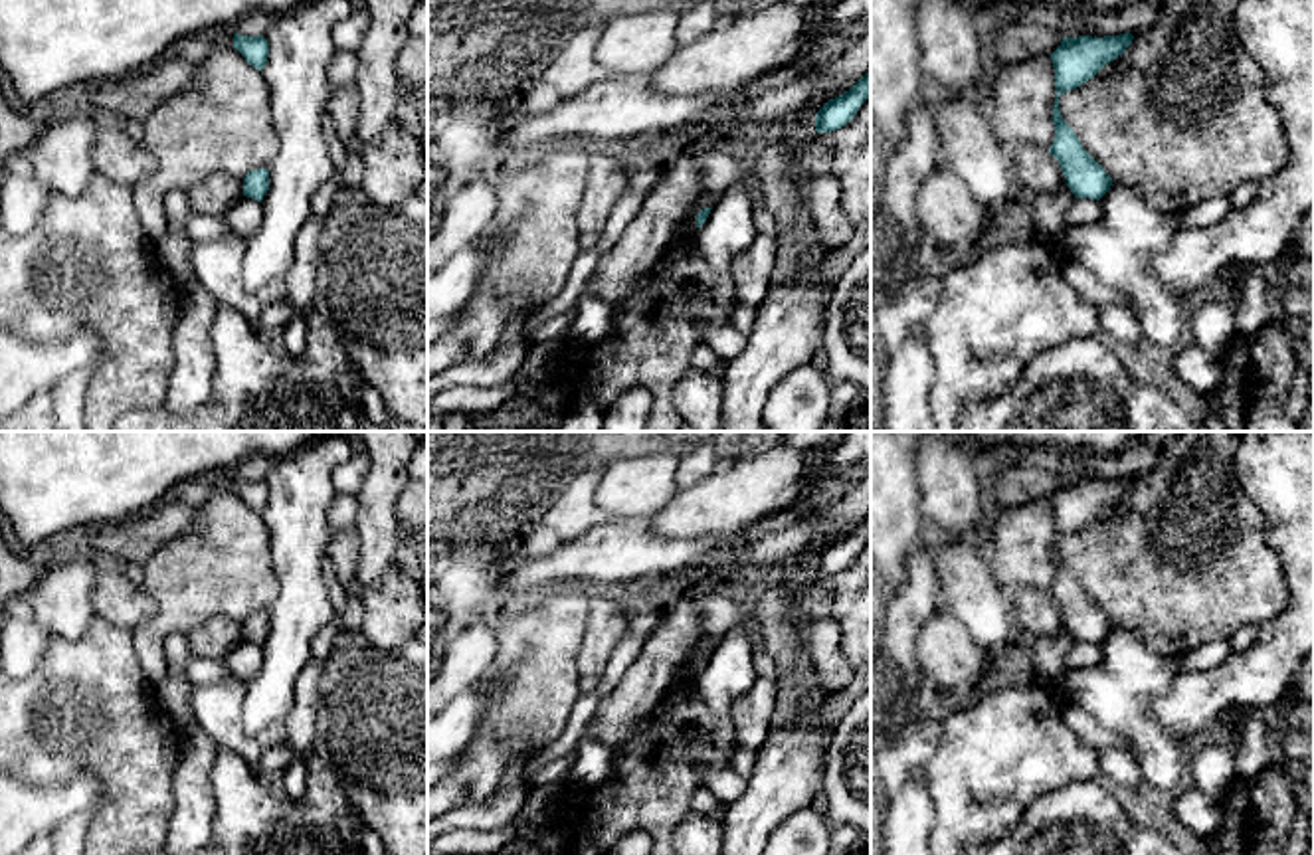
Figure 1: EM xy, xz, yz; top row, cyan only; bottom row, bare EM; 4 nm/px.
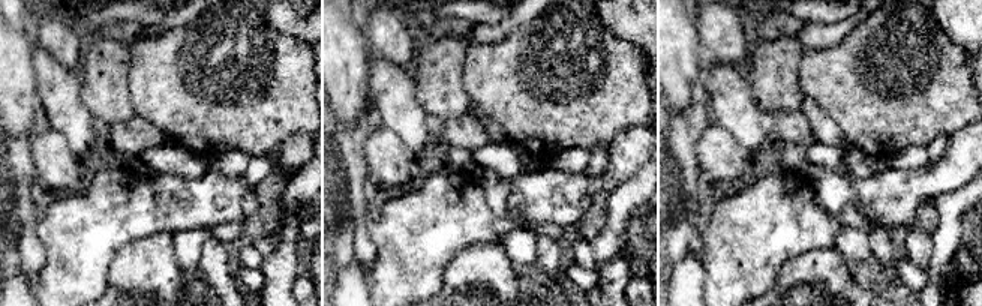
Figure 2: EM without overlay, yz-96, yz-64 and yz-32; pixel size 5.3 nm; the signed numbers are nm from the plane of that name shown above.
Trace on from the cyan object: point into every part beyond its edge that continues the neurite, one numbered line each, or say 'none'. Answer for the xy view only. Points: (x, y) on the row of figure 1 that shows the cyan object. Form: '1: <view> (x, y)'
none

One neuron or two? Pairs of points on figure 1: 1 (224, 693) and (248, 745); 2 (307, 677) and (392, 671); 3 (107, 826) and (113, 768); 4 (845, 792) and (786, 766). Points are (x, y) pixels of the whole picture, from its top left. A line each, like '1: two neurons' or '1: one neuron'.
1: one neuron
2: two neurons
3: one neuron
4: two neurons

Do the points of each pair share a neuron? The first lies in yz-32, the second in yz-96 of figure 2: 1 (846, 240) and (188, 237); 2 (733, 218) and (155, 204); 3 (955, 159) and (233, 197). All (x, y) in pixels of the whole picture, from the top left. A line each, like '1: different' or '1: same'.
1: same
2: same
3: same

